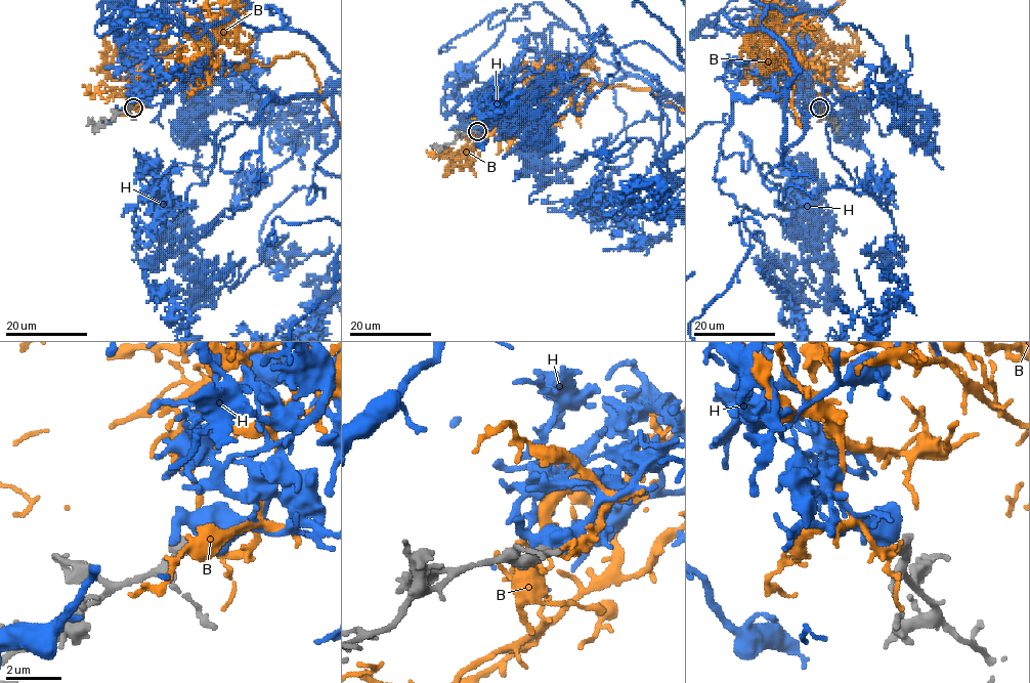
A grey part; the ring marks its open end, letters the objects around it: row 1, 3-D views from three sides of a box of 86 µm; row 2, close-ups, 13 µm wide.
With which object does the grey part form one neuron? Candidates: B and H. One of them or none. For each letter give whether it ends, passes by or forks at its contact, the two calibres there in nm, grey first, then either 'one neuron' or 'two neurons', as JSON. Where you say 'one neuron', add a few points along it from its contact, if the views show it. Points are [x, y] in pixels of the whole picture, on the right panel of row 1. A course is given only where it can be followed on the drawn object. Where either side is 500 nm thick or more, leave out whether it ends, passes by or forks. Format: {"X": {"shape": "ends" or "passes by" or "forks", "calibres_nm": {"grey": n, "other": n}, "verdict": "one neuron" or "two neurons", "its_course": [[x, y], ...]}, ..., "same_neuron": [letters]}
{"B": {"shape": "passes by", "calibres_nm": {"grey": 400, "other": 170}, "verdict": "one neuron"}, "H": {"calibres_nm": {"grey": 460, "other": 750}, "verdict": "two neurons"}, "same_neuron": ["B"]}

